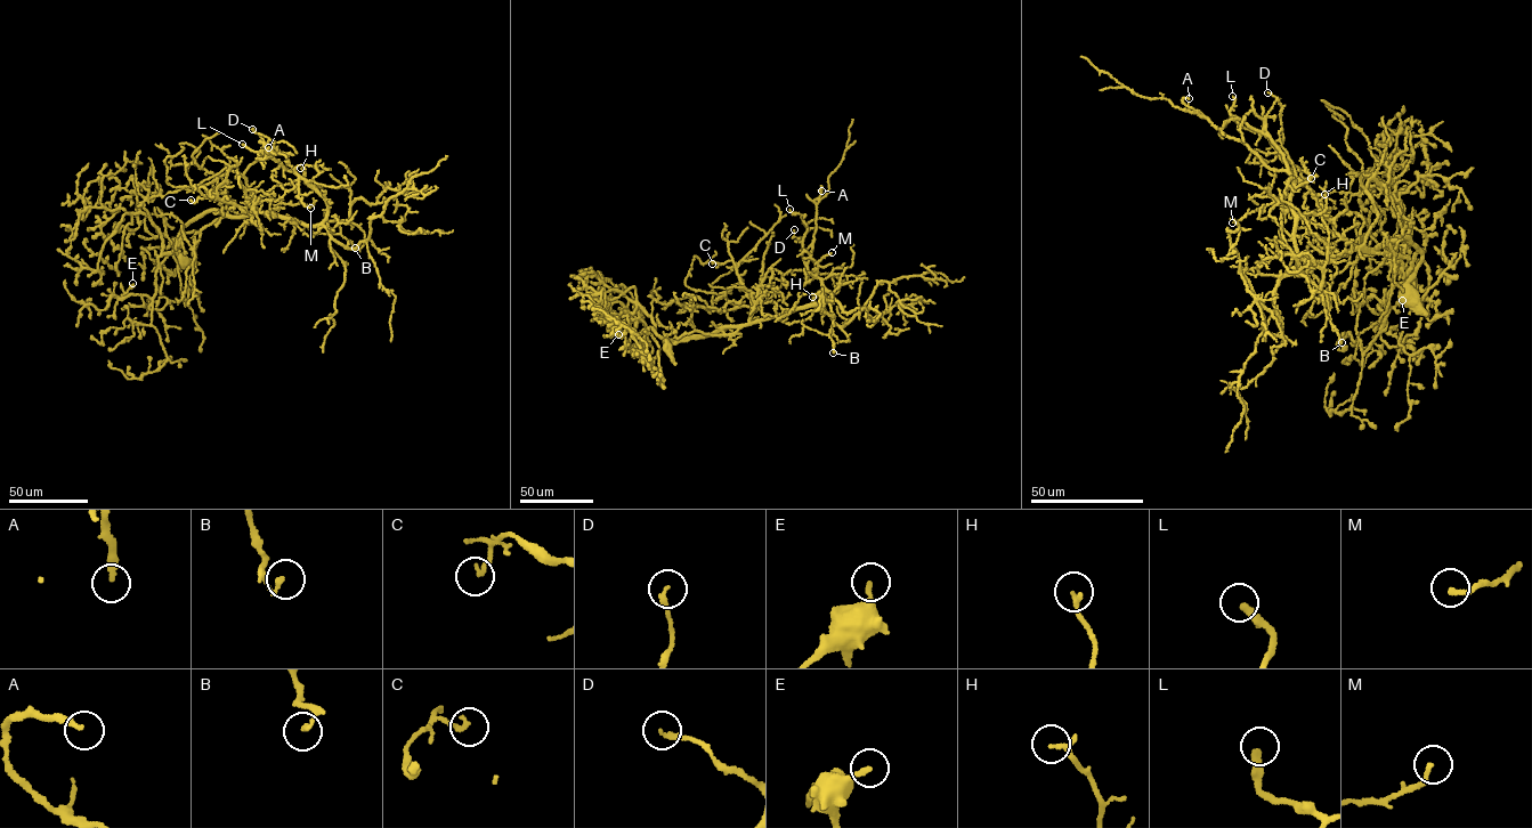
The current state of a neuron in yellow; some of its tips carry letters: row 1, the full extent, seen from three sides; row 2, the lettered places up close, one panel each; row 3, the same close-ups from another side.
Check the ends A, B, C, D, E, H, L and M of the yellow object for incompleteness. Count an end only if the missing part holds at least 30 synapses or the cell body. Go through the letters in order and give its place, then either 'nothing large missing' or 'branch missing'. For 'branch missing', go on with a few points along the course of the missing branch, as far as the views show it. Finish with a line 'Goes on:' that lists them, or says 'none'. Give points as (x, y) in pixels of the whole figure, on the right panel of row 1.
A: place (1189, 98); nothing large missing
B: place (1342, 342); nothing large missing
C: place (1311, 178); nothing large missing
D: place (1267, 92); nothing large missing
E: place (1402, 300); nothing large missing
H: place (1324, 194); nothing large missing
L: place (1232, 96); nothing large missing
M: place (1232, 222); nothing large missing
Goes on: none

